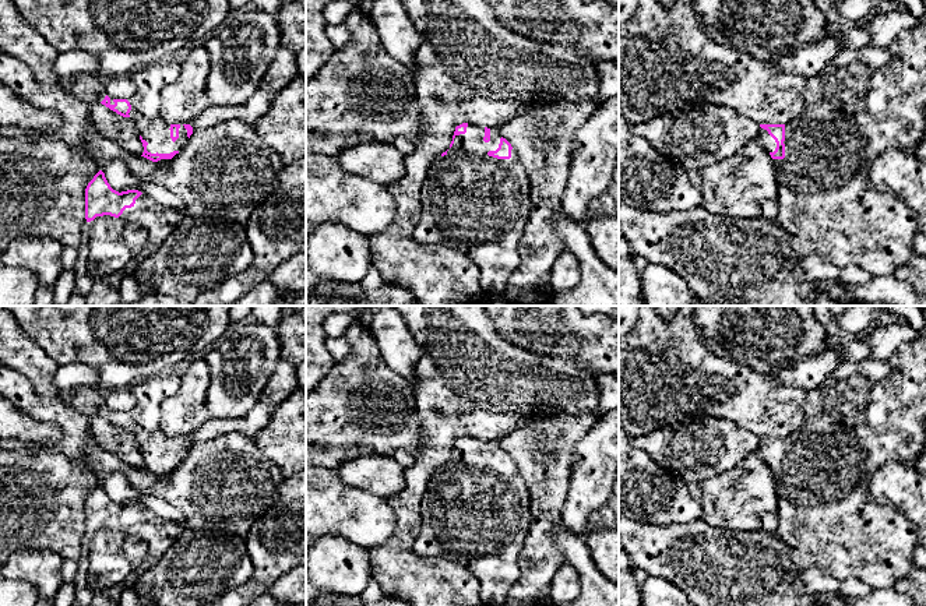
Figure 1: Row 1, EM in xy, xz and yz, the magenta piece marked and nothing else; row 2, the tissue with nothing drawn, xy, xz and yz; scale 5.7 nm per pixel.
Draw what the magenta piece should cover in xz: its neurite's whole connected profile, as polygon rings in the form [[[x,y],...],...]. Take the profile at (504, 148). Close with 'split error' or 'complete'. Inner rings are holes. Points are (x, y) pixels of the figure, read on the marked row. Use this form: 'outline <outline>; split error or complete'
outline [[[468,123],[457,126],[450,148],[439,158],[420,197],[422,214],[413,237],[420,243],[441,244],[464,253],[478,267],[487,296],[504,297],[507,279],[520,263],[518,243],[532,209],[527,172],[511,144],[496,128]]]; split error

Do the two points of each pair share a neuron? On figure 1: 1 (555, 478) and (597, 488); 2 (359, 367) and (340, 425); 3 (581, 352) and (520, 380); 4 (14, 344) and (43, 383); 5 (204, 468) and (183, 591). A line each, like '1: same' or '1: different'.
1: different
2: same
3: different
4: same
5: different

